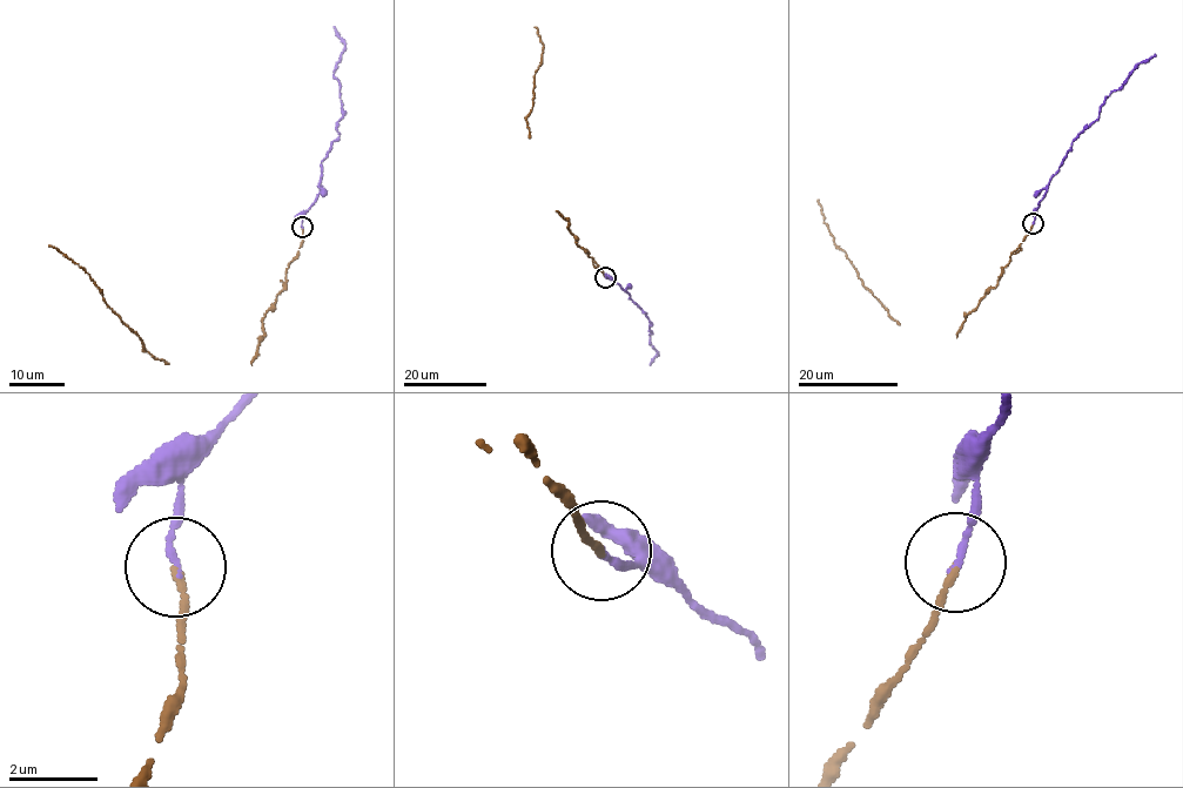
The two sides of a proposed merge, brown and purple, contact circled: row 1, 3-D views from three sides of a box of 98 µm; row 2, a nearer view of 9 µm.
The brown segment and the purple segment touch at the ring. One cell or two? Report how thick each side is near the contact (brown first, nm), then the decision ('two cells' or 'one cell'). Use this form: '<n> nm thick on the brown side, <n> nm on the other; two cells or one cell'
140 nm thick on the brown side, 130 nm on the other; one cell

